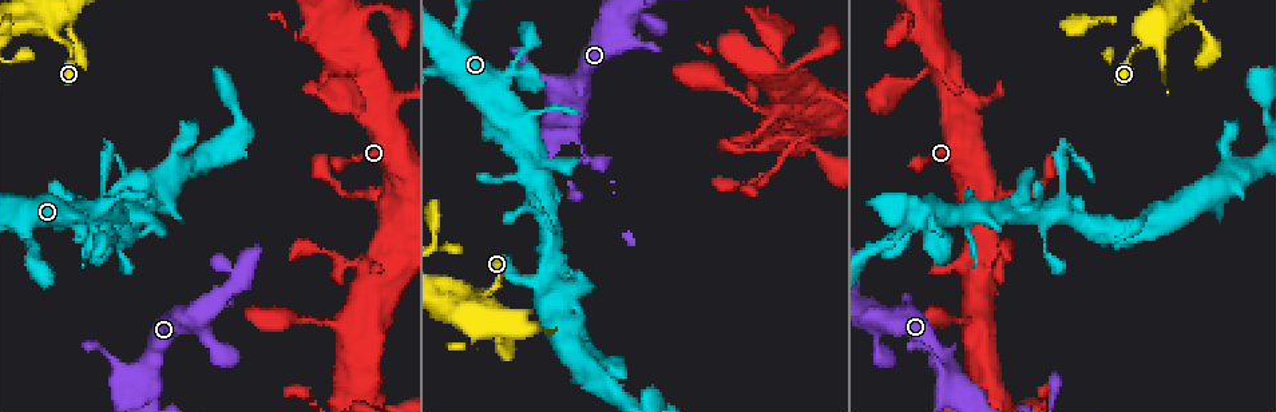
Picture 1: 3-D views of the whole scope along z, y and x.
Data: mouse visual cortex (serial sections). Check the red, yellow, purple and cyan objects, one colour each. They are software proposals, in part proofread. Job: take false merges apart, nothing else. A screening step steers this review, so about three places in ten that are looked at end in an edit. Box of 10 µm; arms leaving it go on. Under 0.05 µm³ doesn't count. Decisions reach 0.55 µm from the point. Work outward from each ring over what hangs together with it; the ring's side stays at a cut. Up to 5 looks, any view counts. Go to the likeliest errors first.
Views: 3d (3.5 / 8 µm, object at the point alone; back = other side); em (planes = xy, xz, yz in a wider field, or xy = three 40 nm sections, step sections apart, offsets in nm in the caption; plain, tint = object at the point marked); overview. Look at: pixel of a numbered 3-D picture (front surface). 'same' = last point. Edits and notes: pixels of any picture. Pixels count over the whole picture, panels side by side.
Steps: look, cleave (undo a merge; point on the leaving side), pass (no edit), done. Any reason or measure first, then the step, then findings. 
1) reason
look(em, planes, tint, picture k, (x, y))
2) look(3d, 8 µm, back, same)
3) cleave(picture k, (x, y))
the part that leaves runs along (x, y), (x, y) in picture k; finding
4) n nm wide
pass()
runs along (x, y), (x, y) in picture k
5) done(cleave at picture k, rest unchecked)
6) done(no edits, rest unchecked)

sharp bend
look(3d, 3.5 µm, back, picture 1, (49, 27))

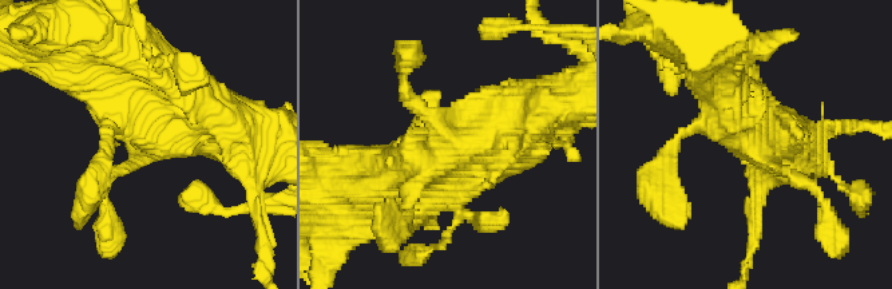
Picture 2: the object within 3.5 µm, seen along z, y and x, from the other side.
now the EM
look(em, planes, tint, picture 2, (145, 146))

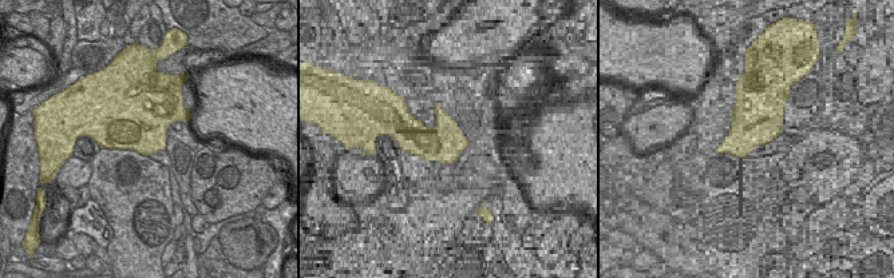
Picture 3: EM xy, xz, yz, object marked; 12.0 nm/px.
pass()
runs along (107, 178), (169, 125), (244, 141) in picture 2; continuous, no second cell

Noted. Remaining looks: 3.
three arms meet
look(3d, 3.5 µm, picture 1, (90, 225))

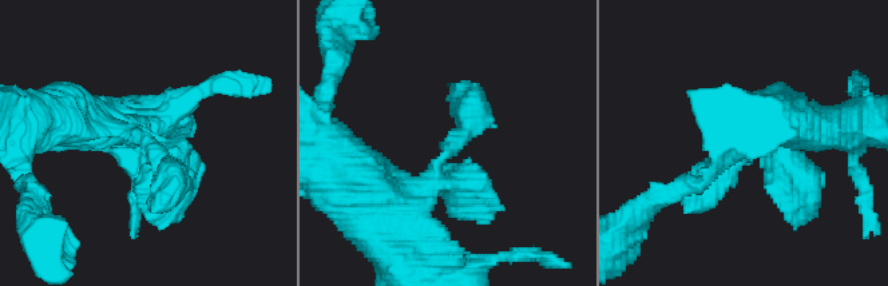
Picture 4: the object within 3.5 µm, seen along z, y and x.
3 arms; arms of 350, 500, 500 nm; need the tissue
look(em, xy, step 2, tint, picture 4, (447, 152))

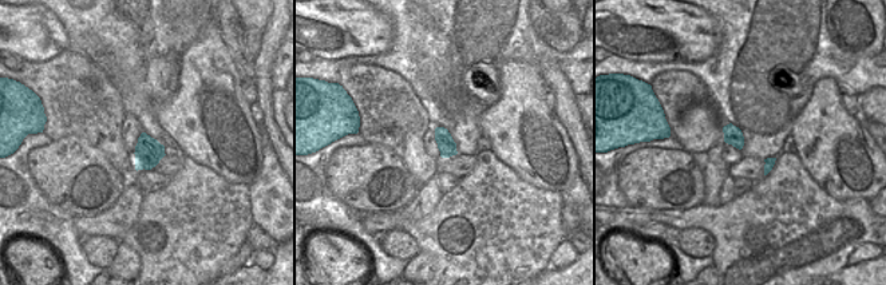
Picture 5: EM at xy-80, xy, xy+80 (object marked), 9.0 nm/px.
pass()
all the same cell

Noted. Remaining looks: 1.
done(no edits, rest unchecked)

